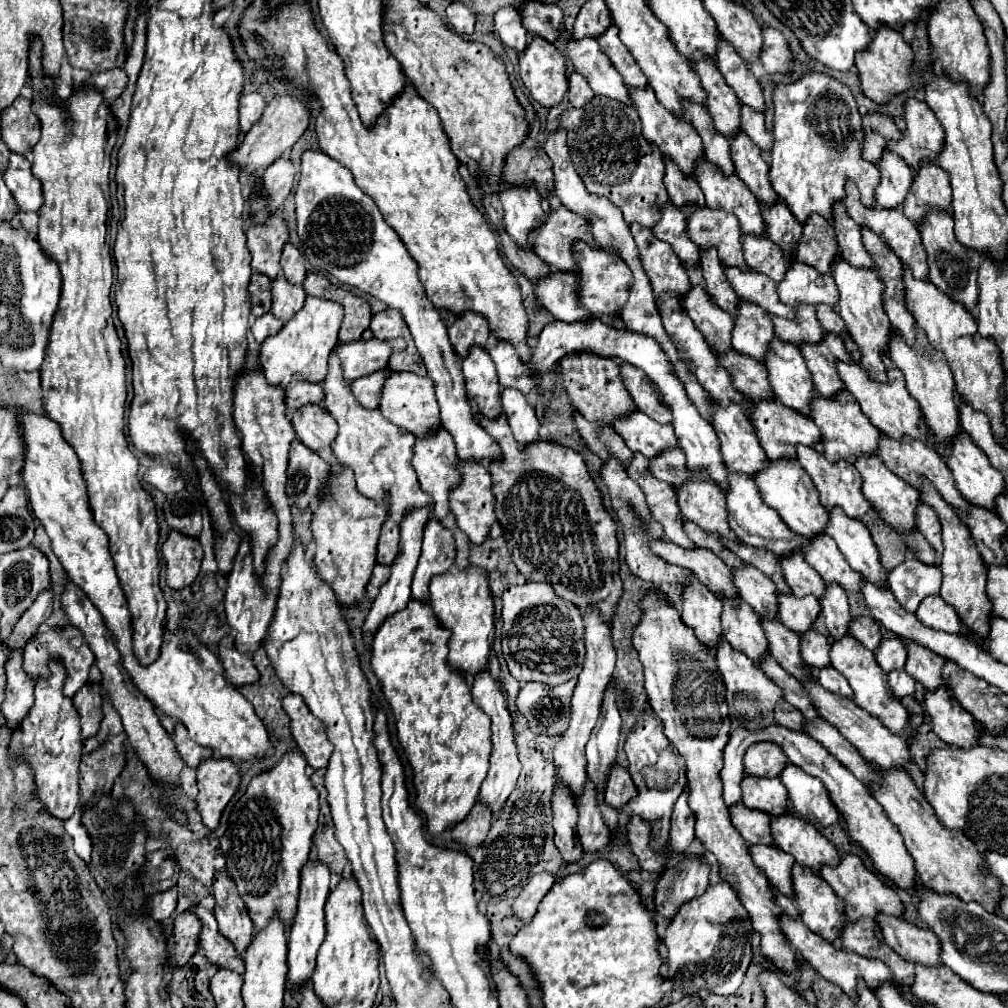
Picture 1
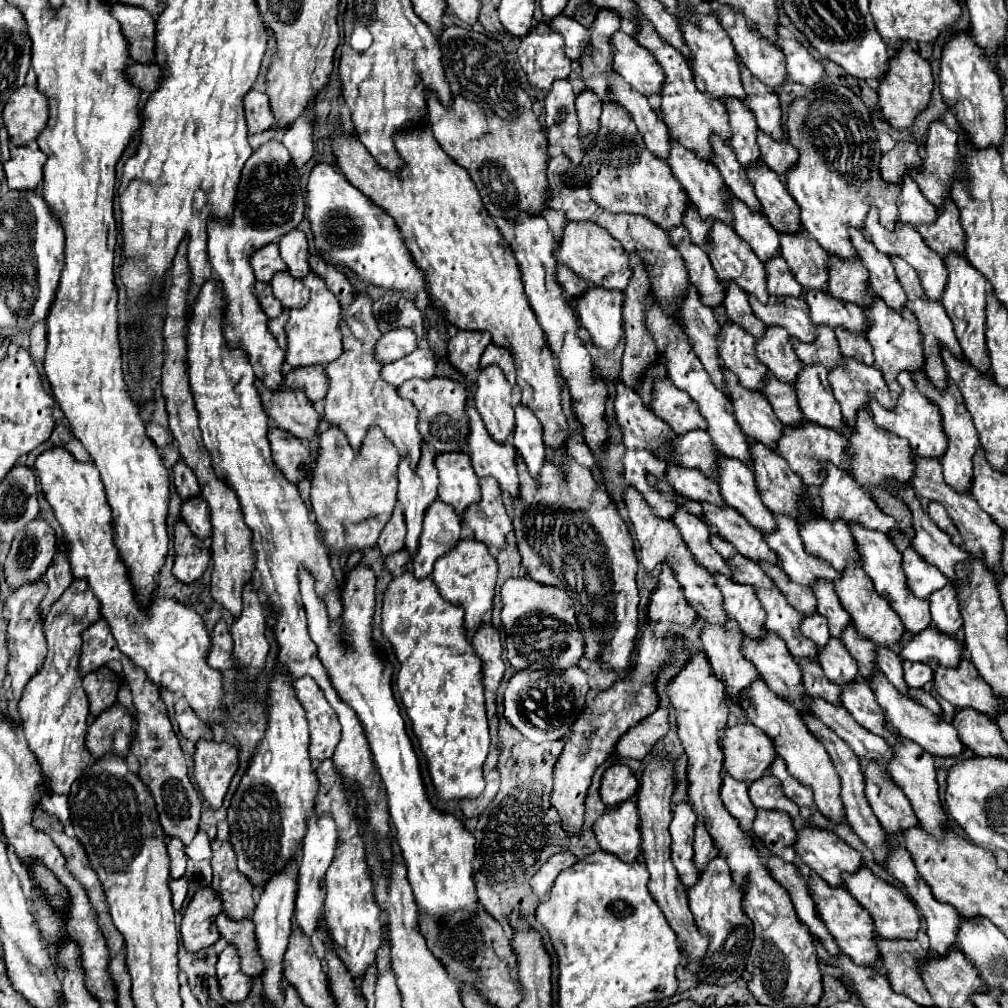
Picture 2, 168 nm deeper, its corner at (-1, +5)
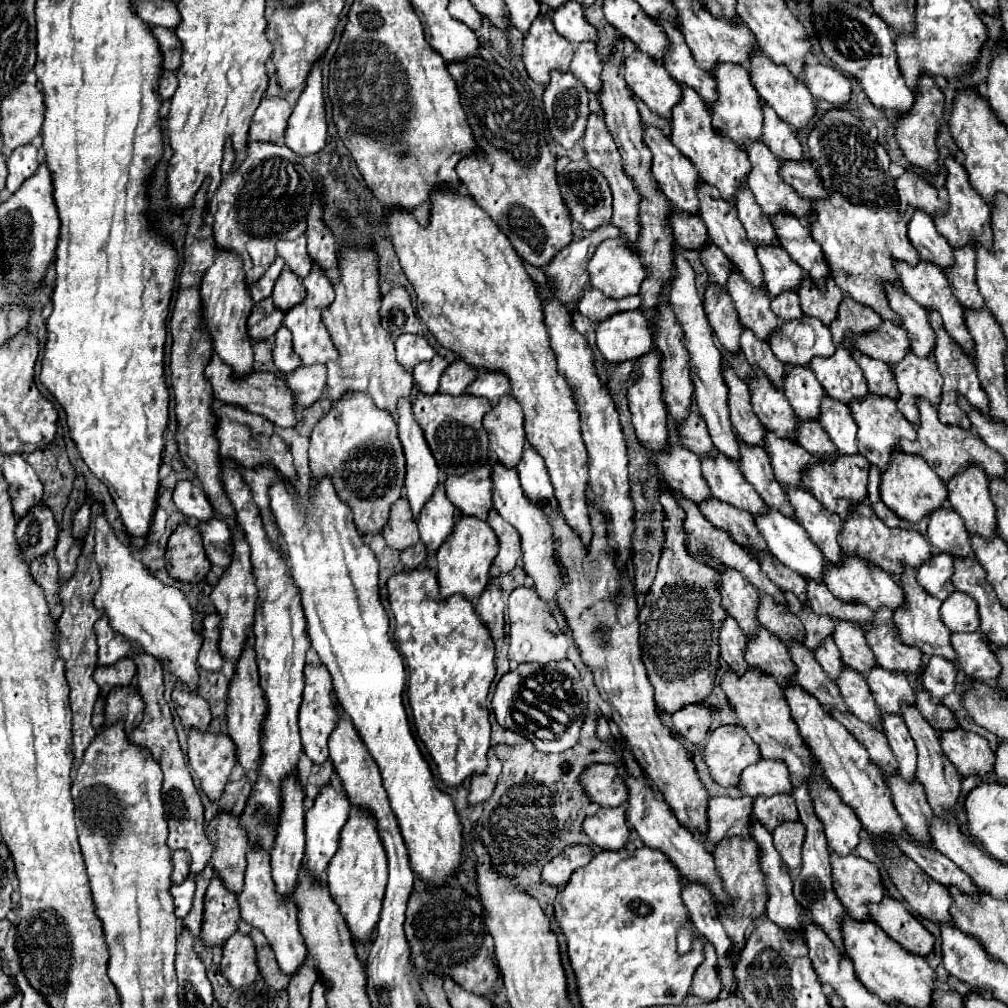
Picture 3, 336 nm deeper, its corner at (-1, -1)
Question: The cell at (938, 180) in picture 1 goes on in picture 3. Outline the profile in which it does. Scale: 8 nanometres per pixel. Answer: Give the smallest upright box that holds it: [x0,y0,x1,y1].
[943,247,983,307]

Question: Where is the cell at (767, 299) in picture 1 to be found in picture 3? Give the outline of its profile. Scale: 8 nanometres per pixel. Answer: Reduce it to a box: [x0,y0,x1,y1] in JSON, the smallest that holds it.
[769,315,835,365]

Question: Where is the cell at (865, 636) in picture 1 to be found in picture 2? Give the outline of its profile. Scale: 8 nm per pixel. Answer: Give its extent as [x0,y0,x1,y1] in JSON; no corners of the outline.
[877,645,909,695]

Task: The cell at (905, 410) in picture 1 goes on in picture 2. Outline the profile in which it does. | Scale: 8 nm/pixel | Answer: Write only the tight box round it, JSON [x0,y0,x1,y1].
[869,373,947,459]

